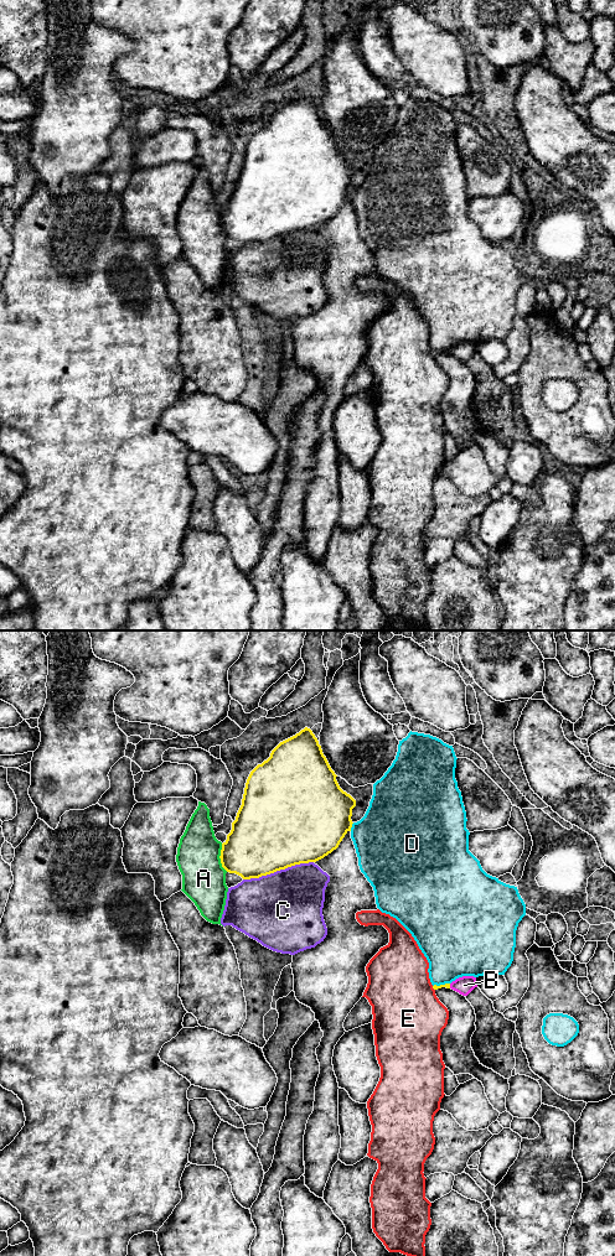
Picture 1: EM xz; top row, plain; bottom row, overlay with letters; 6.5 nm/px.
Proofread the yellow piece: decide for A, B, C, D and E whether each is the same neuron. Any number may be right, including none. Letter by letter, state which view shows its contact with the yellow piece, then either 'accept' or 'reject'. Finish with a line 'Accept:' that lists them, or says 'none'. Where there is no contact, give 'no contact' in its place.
A: xz | reject
B: xz | reject
C: xz | reject
D: xz | reject
E: xz | reject
Accept: none

